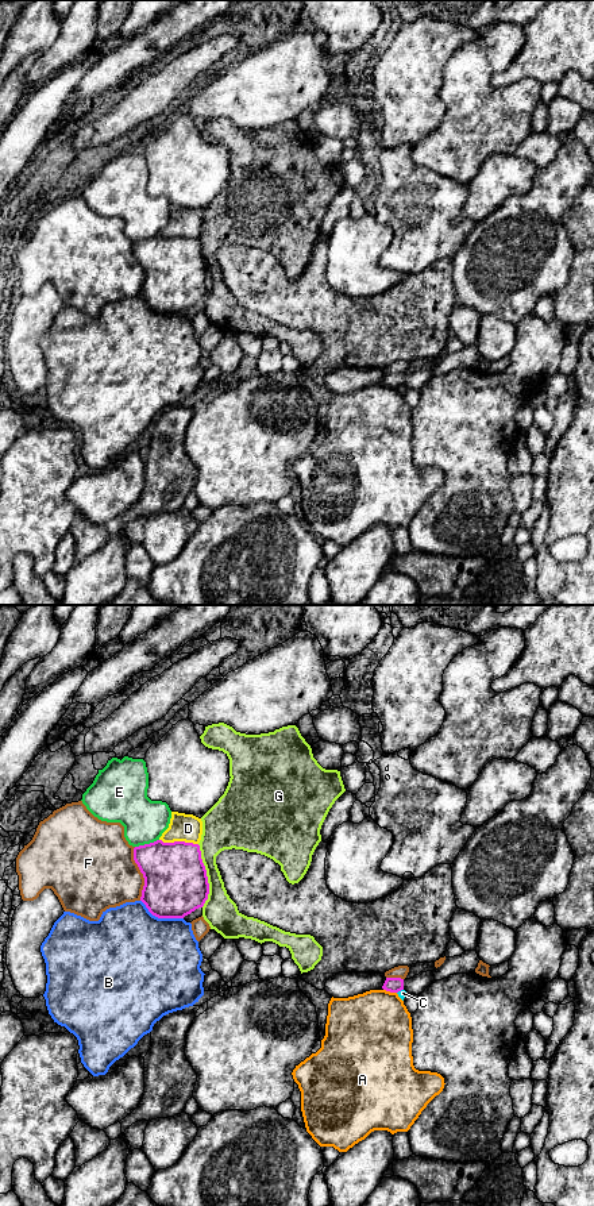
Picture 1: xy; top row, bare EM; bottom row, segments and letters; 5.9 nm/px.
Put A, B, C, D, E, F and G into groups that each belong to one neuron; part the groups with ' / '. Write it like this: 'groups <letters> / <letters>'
groups A / B / C / D / E / F / G

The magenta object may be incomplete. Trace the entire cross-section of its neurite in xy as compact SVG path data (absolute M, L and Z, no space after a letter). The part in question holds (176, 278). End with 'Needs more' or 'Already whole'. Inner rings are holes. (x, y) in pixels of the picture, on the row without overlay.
M157 235L134 243L144 273L140 296L158 313L184 313L202 303L209 289L198 239Z. Already whole

